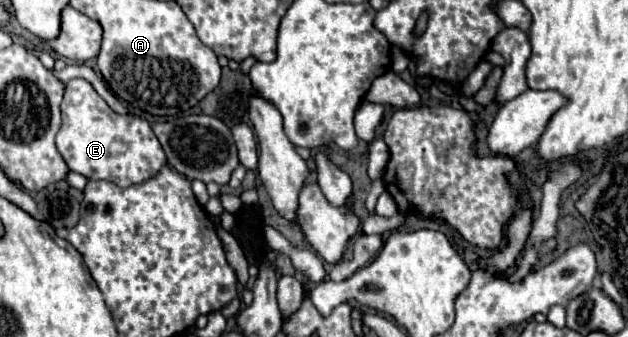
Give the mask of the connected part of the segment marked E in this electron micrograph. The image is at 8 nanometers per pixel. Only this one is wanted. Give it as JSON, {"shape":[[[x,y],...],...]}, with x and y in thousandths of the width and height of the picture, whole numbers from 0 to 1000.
{"shape":[[[129,231],[104,249],[97,303],[97,386],[91,398],[91,439],[110,504],[132,516],[142,534],[170,534],[193,558],[234,540],[266,493],[266,463],[240,380],[240,368],[218,338],[186,338]]]}

